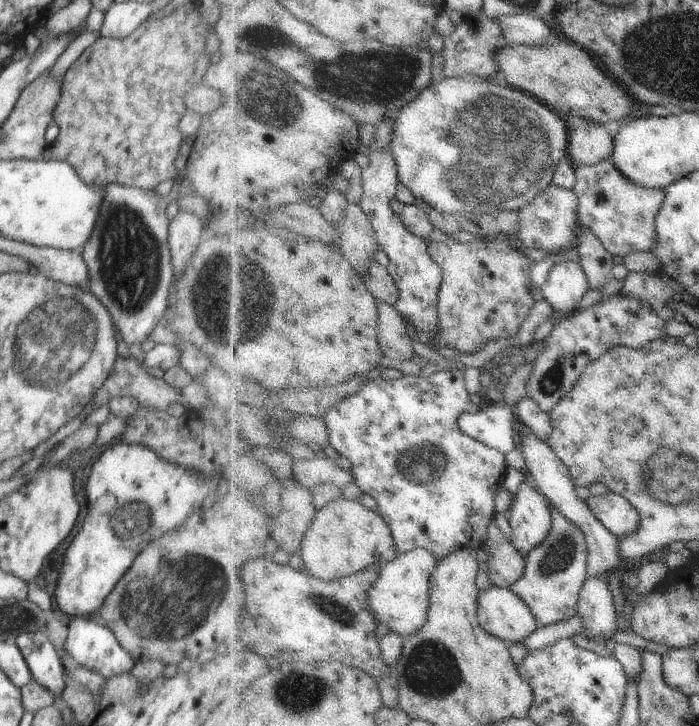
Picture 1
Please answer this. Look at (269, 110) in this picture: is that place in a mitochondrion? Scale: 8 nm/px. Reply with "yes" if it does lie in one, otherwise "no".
yes

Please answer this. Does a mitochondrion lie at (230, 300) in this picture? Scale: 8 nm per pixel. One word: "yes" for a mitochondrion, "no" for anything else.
yes

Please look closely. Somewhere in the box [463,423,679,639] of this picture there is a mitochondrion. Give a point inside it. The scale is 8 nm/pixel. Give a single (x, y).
(562, 554)

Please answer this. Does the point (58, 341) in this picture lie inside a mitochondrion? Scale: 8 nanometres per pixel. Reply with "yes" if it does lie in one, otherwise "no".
yes

